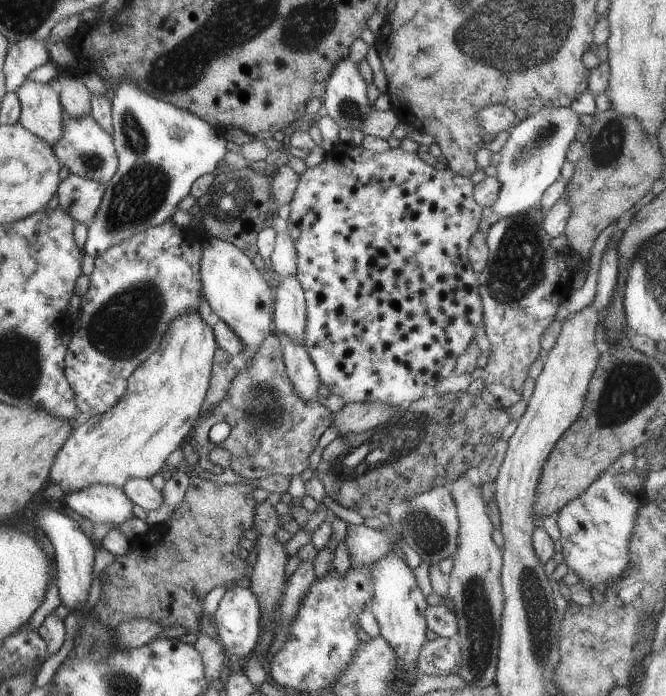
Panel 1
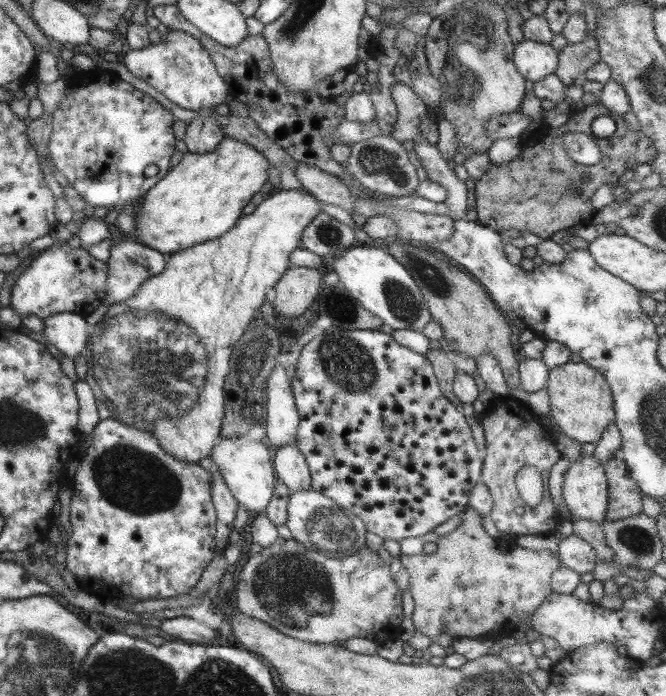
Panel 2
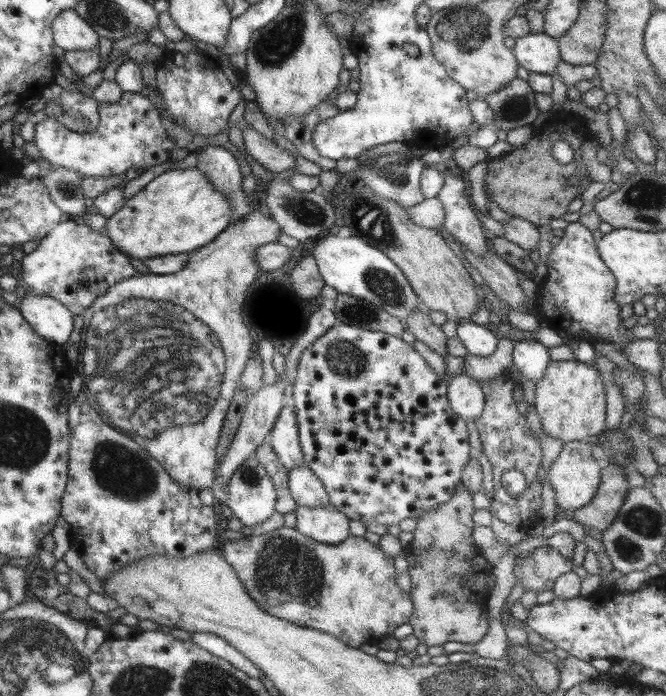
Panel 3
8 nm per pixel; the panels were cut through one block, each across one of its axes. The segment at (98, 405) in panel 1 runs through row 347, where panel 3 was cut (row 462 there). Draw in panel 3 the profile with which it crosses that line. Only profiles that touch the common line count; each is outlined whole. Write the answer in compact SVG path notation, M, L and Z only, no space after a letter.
M81 392L75 395L71 403L68 403L67 424L71 434L69 436L69 446L67 450L67 482L64 488L64 494L60 498L60 516L71 529L69 533L71 550L77 553L77 556L81 559L81 562L83 562L85 568L91 571L98 580L105 579L121 571L122 566L128 566L138 561L143 561L144 559L153 559L154 557L186 558L196 553L213 552L213 546L215 546L213 542L215 542L215 538L217 538L217 534L220 531L218 529L218 519L220 516L217 509L201 504L197 489L192 489L191 487L173 482L169 474L167 474L167 471L163 470L163 467L159 465L157 461L154 461L147 455L143 447L137 445L128 435L124 435L121 431L114 429L107 423L103 423L99 415L87 404L87 399L85 399L84 394Z

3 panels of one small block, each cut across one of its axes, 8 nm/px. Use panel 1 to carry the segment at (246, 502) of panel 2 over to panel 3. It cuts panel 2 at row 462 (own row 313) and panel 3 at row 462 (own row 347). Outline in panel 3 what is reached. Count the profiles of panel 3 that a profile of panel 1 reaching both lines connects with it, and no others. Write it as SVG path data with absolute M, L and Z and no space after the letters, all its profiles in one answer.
M255 456L246 457L226 484L226 505L241 526L260 525L275 511L276 492Z

